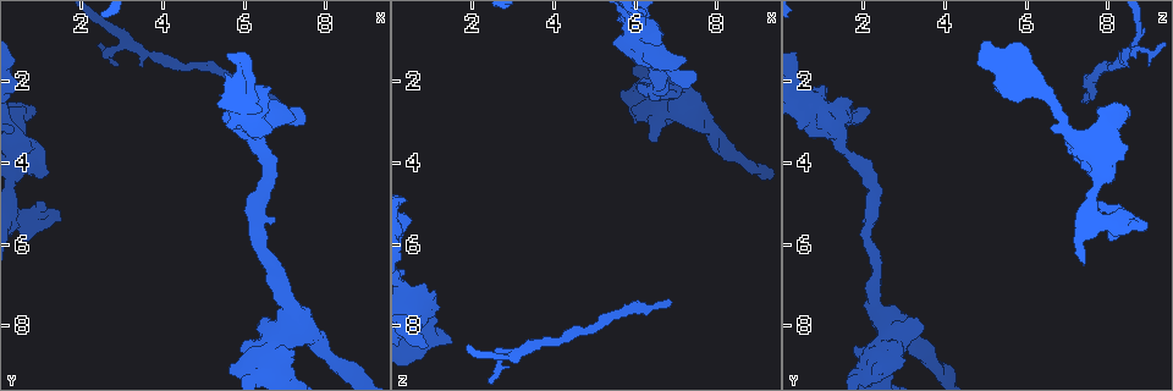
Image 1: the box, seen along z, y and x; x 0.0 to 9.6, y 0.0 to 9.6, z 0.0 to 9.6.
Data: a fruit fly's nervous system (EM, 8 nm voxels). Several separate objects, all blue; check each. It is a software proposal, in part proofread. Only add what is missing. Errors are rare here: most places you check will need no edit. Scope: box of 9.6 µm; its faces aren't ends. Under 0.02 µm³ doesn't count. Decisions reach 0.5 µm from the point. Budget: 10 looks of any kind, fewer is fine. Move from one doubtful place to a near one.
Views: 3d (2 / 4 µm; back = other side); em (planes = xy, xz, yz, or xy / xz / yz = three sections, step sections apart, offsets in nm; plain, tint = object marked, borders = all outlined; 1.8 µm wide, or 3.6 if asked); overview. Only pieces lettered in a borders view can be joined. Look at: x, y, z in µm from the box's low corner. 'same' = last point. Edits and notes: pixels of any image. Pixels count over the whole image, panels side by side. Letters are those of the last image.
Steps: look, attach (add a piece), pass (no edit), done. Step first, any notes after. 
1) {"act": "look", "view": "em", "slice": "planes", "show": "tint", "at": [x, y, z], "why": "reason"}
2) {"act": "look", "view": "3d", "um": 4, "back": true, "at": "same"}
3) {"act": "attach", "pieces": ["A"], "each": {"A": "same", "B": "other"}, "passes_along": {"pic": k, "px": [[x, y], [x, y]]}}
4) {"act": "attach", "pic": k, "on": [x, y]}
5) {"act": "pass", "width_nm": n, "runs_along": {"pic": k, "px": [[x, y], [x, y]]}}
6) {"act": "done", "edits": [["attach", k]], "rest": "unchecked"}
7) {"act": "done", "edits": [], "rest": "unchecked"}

{"act": "look", "view": "em", "slice": "xy", "step": 16, "show": "borders", "at": [1.15, 3.95, 7.35], "why": "thick end"}

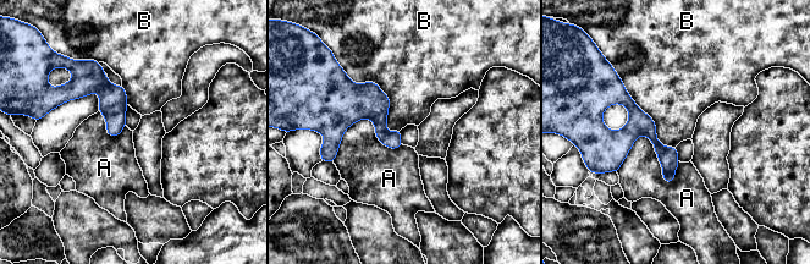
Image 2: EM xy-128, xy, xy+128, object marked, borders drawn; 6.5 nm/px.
{"act": "pass", "each": {"A": "other", "B": "other"}, "runs_along": {"pic": 2, "px": [[622, 92], [668, 158], [670, 179]]}, "found": "none of them fits"}

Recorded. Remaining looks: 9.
{"act": "look", "view": "em", "slice": "planes", "show": "borders", "at": [1.45, 5.45, 8.40], "why": "an open end"}

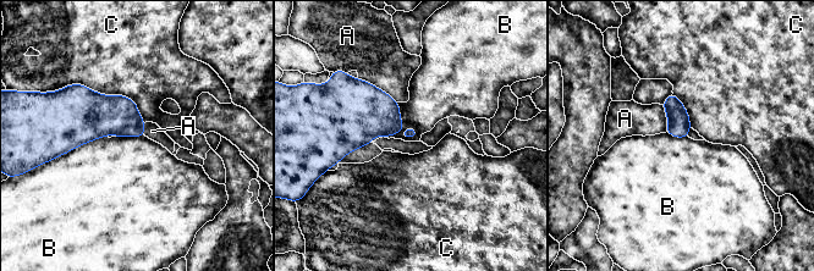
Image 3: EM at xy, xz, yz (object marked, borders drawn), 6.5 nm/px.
{"act": "pass", "each": {"A": "other", "B": "other", "C": "other"}, "border": {"pic": 3, "px": [[397, 103], [402, 127], [370, 140]]}, "found": "no lettered piece goes on from it"}

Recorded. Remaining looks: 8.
{"act": "look", "view": "3d", "um": 4, "back": true, "at": [6.90, 8.20, 2.60], "why": "thick turns thin"}

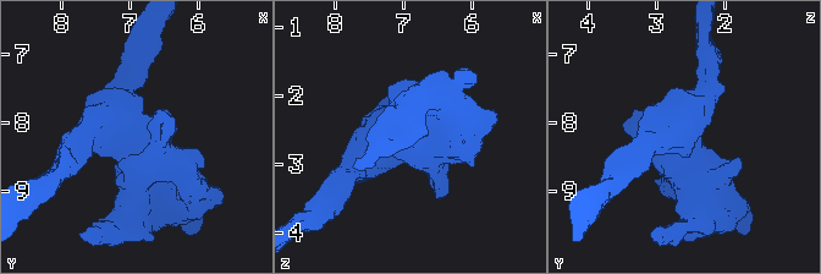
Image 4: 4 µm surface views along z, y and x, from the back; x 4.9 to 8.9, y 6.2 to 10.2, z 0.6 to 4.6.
{"act": "look", "view": "em", "um": 3.6, "slice": "yz", "step": 8, "show": "tint", "at": "same", "why": "need the tissue"}

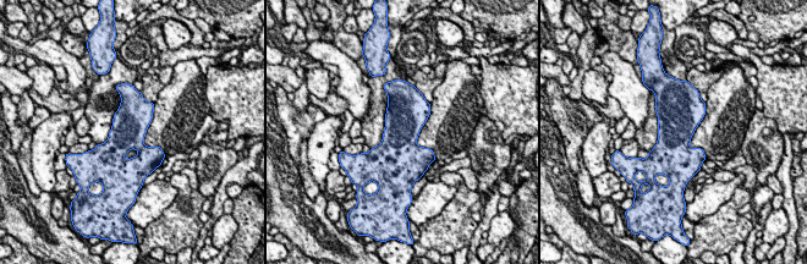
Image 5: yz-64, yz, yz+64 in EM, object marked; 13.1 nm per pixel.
{"act": "look", "view": "em", "um": 3.6, "slice": "planes", "show": "borders", "at": "same"}

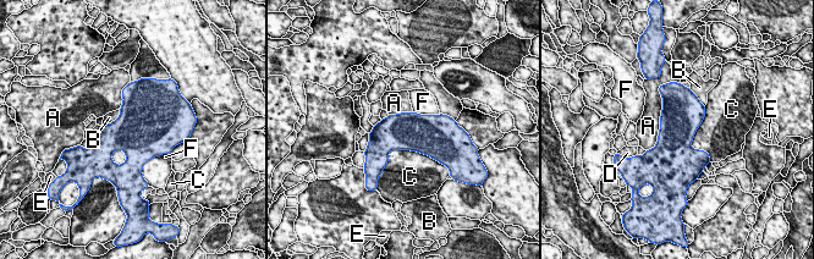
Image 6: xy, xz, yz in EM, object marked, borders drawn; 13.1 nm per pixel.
{"act": "pass", "each": {"A": "other", "B": "other", "C": "other", "D": "other", "E": "other", "F": "other"}, "border": {"pic": 6, "px": [[120, 109], [113, 121], [103, 125]]}, "found": "no lettered piece goes on from it"}

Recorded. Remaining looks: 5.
{"act": "look", "view": "em", "slice": "planes", "show": "borders", "at": [6.80, 2.55, 7.40], "why": "an open end"}

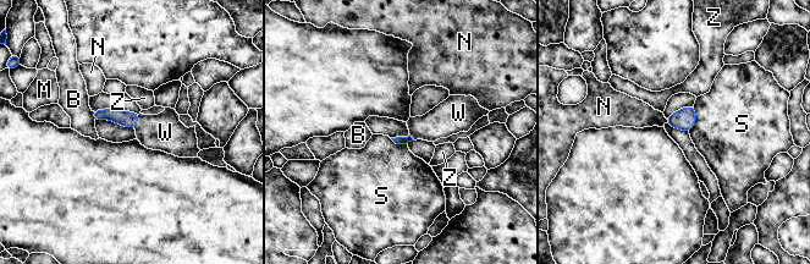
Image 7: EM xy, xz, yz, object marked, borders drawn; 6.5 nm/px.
{"act": "attach", "pieces": ["W"], "longest_contact_nm": ["S", 180], "each": {"B": "other", "M": "other", "N": "other", "S": "other", "W": "same", "Z": "other"}, "passes_along": {"pic": 7, "px": [[125, 119], [137, 121], [165, 132]]}, "found": "the neuron continues"}

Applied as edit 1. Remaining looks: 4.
{"act": "done", "edits": [["attach", 7]], "rest": "unchecked"}

